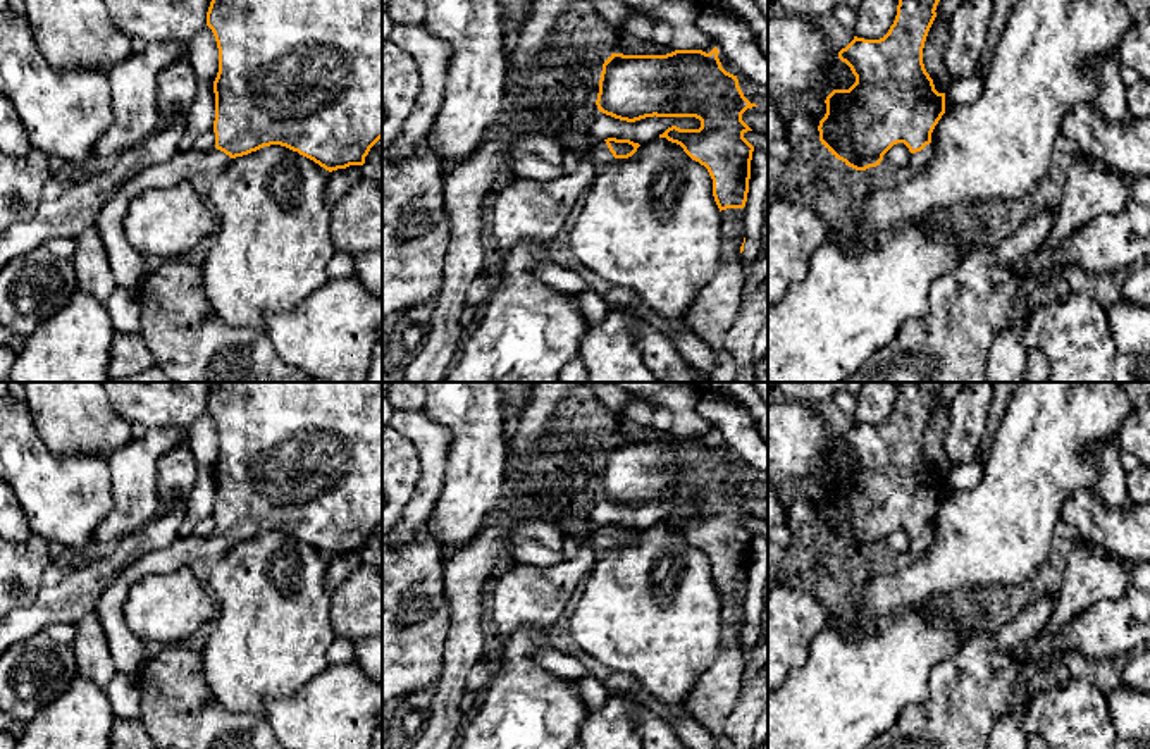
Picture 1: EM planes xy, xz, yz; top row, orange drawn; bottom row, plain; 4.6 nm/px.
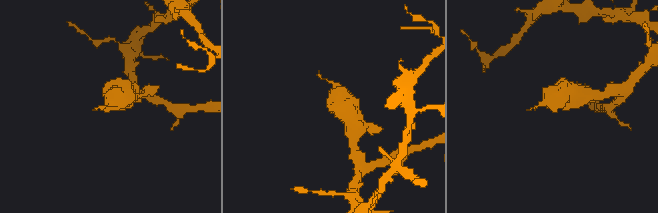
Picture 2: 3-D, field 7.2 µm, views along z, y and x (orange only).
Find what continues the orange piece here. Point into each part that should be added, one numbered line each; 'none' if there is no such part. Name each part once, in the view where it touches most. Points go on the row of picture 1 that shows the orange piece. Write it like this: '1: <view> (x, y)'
1: yz (918, 160)

